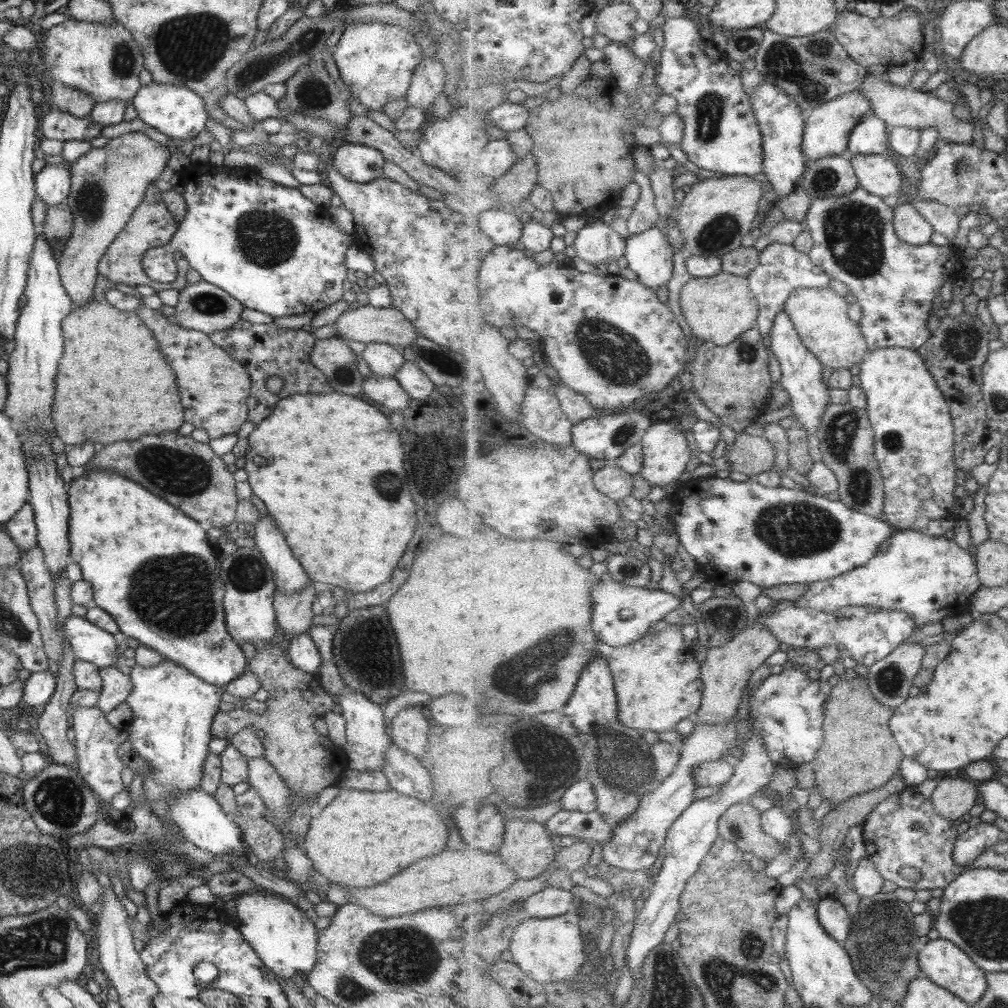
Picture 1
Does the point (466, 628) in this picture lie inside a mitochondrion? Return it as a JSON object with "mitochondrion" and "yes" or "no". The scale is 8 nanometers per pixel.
{"mitochondrion":"no"}

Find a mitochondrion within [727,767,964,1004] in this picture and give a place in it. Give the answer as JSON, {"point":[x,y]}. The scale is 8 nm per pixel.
{"point":[884,937]}

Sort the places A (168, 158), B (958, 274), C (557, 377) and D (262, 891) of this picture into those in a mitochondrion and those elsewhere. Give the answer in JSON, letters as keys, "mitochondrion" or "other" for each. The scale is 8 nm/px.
{"A":"other","B":"other","C":"other","D":"other"}

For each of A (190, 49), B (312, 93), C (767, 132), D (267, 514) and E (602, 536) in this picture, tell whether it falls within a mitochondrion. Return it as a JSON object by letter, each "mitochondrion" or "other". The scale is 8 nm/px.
{"A":"mitochondrion","B":"mitochondrion","C":"other","D":"other","E":"other"}

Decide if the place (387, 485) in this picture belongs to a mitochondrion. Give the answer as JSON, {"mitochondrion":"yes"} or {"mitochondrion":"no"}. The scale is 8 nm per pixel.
{"mitochondrion":"yes"}

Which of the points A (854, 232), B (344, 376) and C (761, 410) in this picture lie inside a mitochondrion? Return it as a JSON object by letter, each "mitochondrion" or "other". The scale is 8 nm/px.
{"A":"mitochondrion","B":"mitochondrion","C":"other"}

